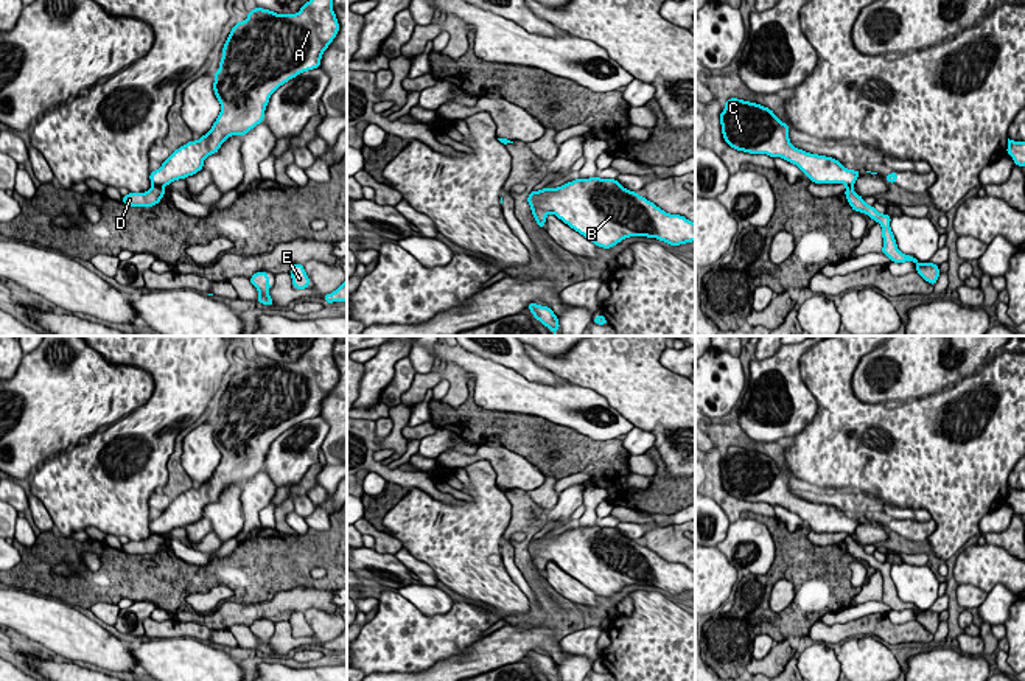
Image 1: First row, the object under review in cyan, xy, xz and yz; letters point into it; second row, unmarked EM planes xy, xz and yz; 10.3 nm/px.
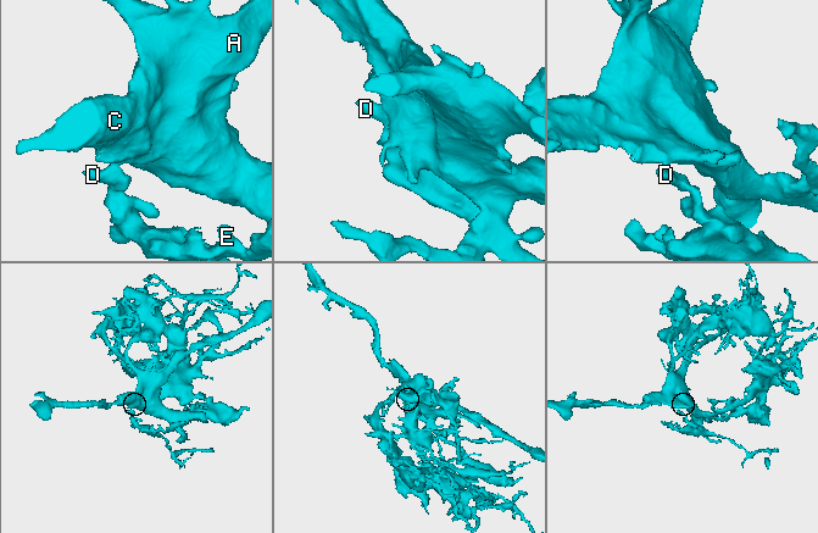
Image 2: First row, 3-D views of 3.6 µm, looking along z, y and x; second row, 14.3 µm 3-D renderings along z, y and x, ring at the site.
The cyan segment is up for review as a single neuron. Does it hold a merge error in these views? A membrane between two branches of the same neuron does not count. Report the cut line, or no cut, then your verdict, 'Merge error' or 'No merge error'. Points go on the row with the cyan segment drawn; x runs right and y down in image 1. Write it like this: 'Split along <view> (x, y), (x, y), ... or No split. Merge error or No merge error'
Split along xy (153, 184), (160, 187). Merge error

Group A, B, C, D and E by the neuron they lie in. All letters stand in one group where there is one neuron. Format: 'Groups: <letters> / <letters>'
Groups: A B C / D E

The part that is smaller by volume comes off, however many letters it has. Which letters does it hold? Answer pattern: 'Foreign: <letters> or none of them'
Foreign: D, E

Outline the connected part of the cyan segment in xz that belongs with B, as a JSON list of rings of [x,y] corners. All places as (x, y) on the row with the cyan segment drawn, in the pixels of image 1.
[[[596,174],[557,188],[532,190],[527,204],[541,230],[552,213],[602,249],[630,236],[656,238],[669,246],[695,241],[695,222],[666,213],[616,179],[599,179]]]

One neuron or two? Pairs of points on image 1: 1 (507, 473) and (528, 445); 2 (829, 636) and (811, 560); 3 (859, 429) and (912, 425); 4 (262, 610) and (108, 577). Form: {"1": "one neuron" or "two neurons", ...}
{"1": "two neurons", "2": "two neurons", "3": "one neuron", "4": "two neurons"}

